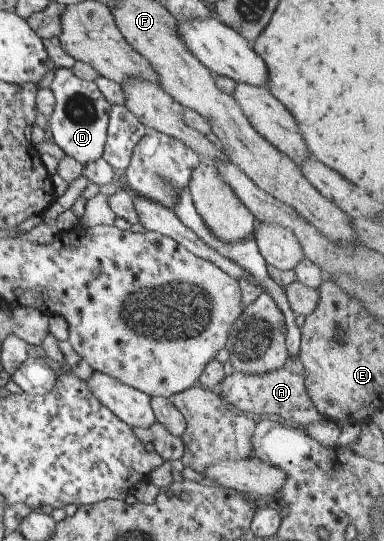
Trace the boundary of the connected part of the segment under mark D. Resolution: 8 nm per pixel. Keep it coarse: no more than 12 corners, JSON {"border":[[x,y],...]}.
{"border":[[54,70],[52,141],[101,158],[110,104],[93,81]]}

